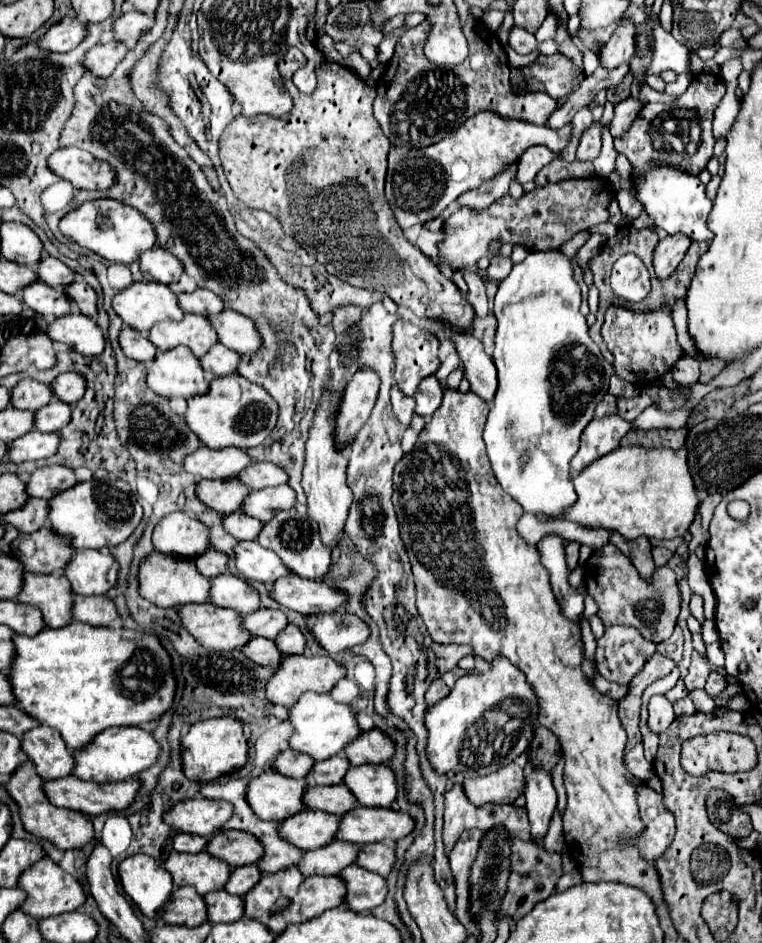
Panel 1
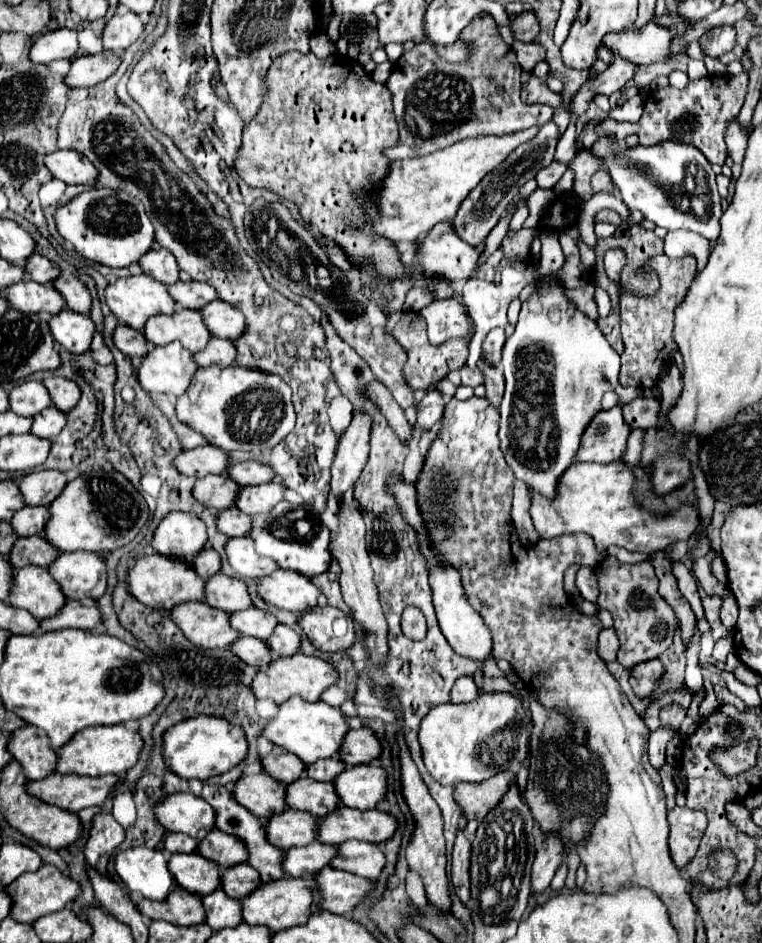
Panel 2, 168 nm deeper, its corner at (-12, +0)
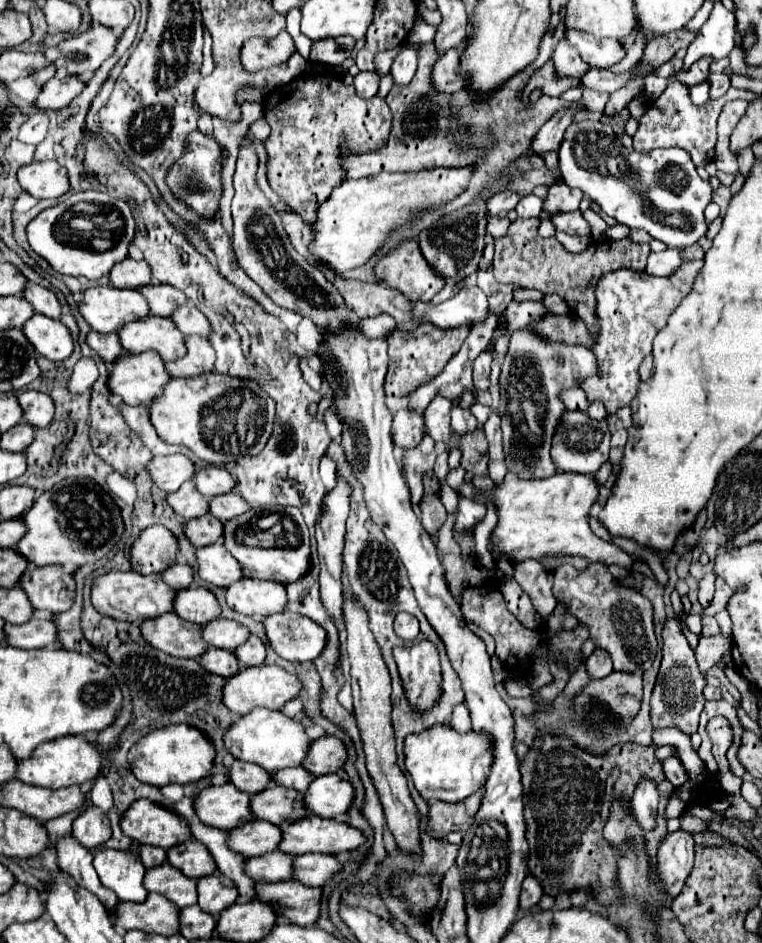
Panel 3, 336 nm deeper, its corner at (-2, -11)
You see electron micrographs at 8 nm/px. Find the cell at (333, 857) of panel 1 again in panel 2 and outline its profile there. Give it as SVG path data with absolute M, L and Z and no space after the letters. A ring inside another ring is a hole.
M314 841L312 845L304 845L300 849L286 849L282 857L282 871L284 877L308 877L320 871L336 857L334 845L324 845Z

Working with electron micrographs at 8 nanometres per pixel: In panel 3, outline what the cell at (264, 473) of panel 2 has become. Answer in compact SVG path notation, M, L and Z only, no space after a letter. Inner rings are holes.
M214 466L198 470L196 476L194 476L194 482L196 482L196 488L208 498L228 494L236 486L234 478L226 470L220 470L220 468L214 468Z

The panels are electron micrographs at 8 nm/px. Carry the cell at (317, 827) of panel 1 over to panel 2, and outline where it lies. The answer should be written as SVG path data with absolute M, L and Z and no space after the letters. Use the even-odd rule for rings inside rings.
M286 809L284 813L270 817L264 829L272 845L276 845L278 849L290 849L312 843L316 837L316 823L318 817L310 813L298 809Z

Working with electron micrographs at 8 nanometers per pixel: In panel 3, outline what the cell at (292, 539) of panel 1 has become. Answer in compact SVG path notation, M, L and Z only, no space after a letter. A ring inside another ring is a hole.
M266 506L266 508L274 508L274 510L264 510L264 512L258 512L258 514L244 514L244 516L238 516L234 520L226 522L224 524L224 544L226 544L228 552L232 556L236 556L236 560L242 564L244 576L290 584L290 582L300 580L302 576L306 576L306 572L310 570L310 534L308 534L308 526L304 524L302 512L294 506ZM270 514L274 514L274 526L260 528L258 520L266 518Z

